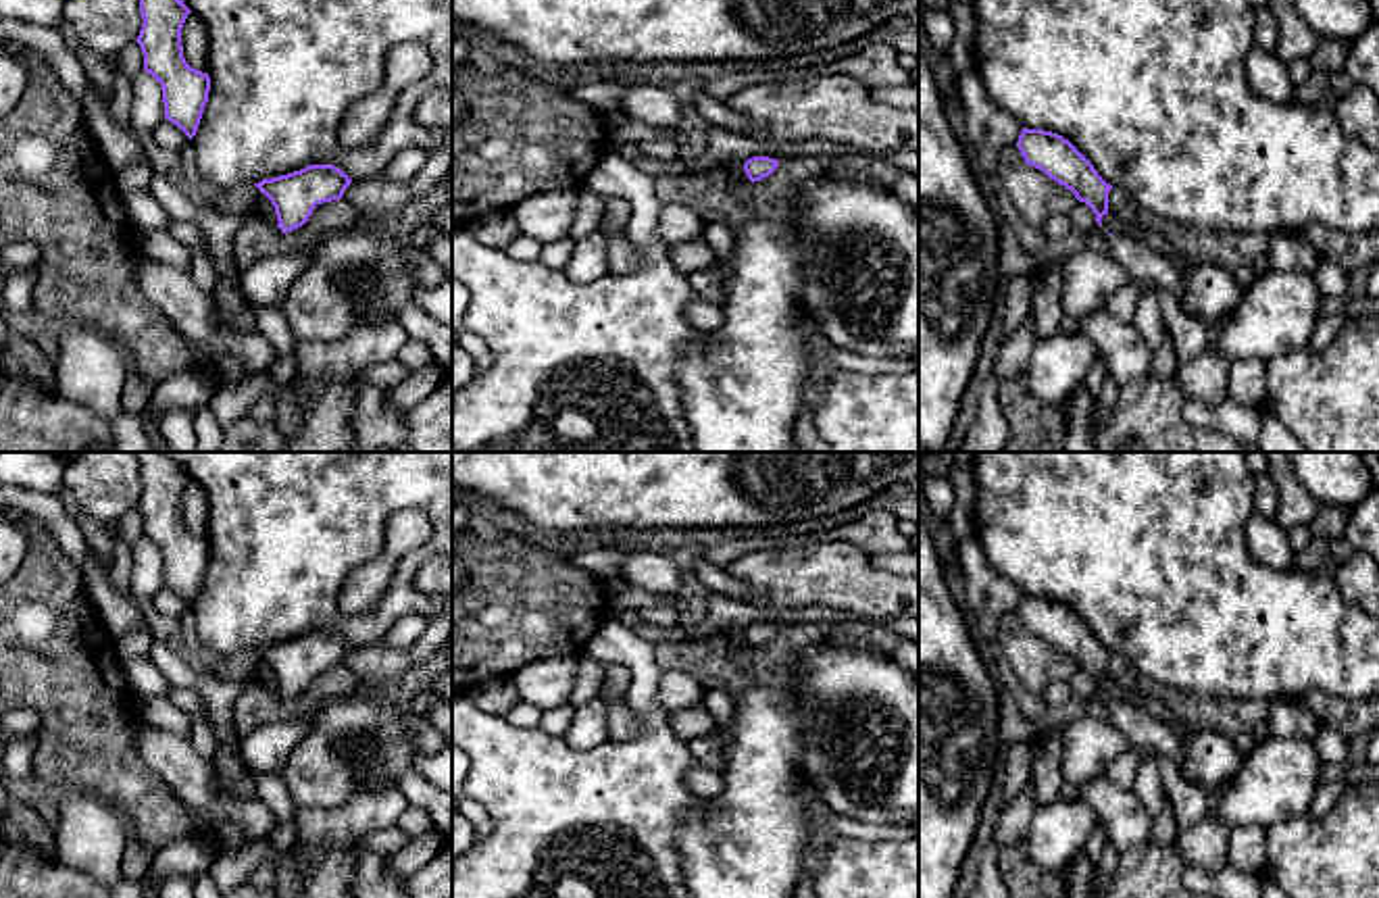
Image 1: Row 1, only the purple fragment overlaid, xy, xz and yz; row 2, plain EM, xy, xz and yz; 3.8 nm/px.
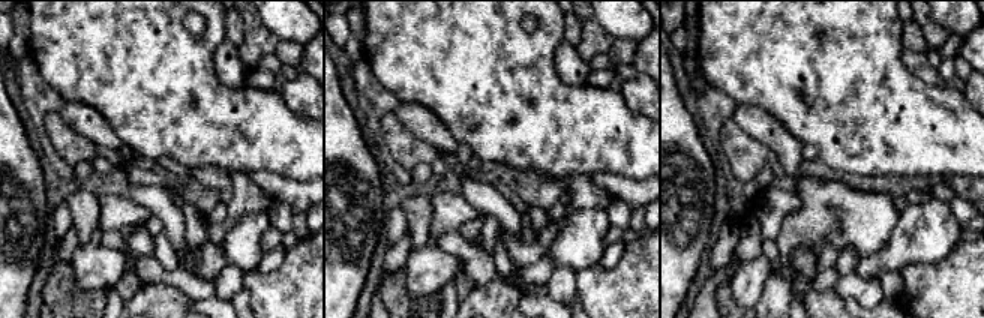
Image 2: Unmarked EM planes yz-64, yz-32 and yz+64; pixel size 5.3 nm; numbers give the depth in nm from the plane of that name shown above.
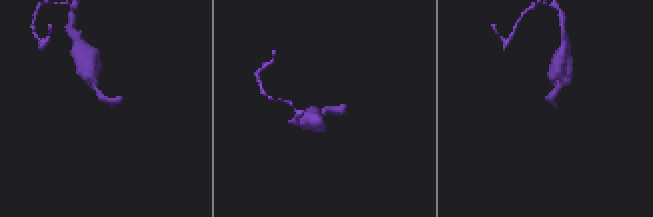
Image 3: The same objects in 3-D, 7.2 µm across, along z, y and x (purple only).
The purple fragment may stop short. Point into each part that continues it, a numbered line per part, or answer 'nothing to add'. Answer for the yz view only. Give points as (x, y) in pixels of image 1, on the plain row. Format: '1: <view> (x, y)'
nothing to add

